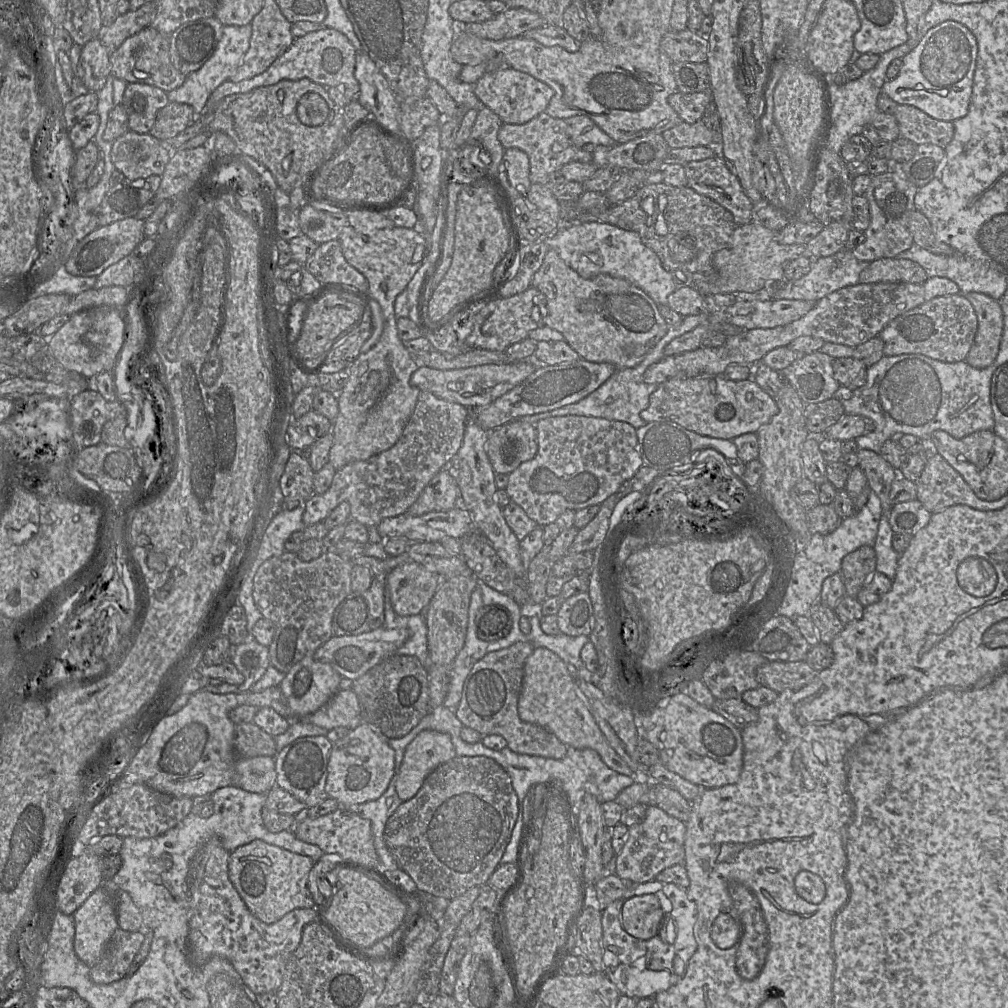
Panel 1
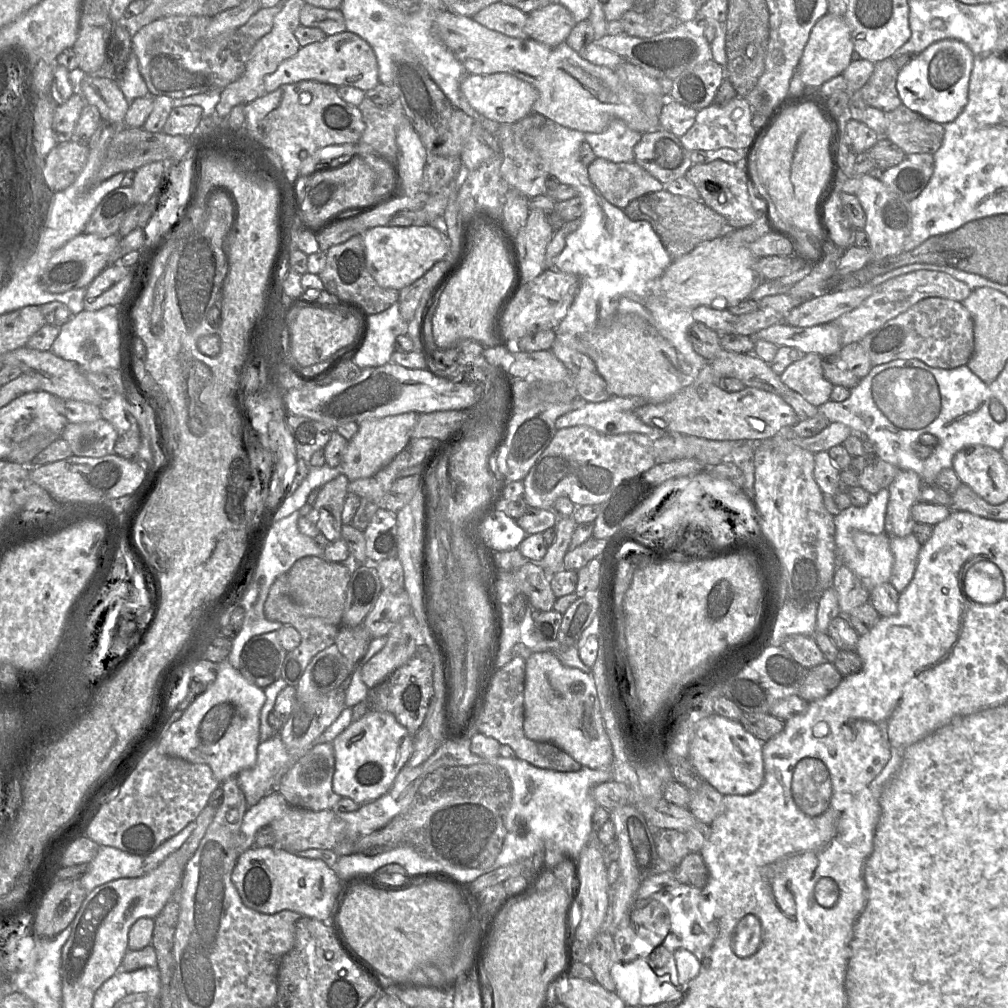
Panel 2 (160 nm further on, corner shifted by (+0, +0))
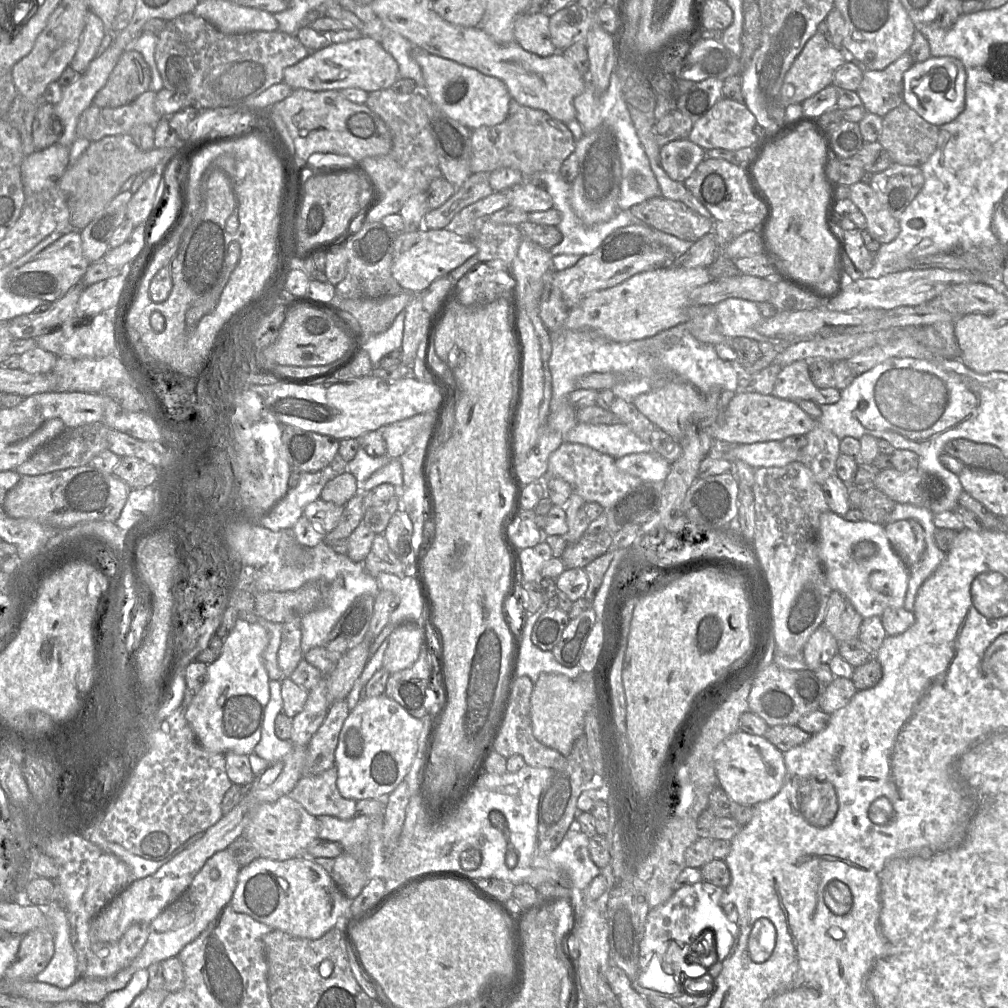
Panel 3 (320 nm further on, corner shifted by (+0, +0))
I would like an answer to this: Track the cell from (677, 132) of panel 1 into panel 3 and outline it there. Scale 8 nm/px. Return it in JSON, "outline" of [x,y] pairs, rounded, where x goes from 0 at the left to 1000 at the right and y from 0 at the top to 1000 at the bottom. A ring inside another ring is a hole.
{"outline":[[[716,96],[698,115],[688,122],[683,138],[698,149],[719,148],[729,150],[747,145],[750,142],[753,138],[748,132],[750,123],[750,116],[738,101]]]}

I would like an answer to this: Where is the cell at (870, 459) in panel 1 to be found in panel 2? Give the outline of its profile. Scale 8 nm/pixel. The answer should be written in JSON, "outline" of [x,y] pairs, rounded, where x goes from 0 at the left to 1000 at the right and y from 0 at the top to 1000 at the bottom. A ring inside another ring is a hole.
{"outline":[[[892,466],[881,482],[882,497],[878,512],[878,529],[881,532],[897,533],[905,529],[909,518],[904,504],[912,498],[915,479],[908,467]]]}

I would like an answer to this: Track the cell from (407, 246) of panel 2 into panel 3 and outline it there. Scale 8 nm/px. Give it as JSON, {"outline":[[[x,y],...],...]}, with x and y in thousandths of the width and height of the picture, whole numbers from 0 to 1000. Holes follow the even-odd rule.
{"outline":[[[418,226],[410,230],[398,230],[393,234],[388,263],[390,276],[408,291],[418,291],[432,278],[445,273],[473,250],[471,242],[463,235],[442,227]]]}

